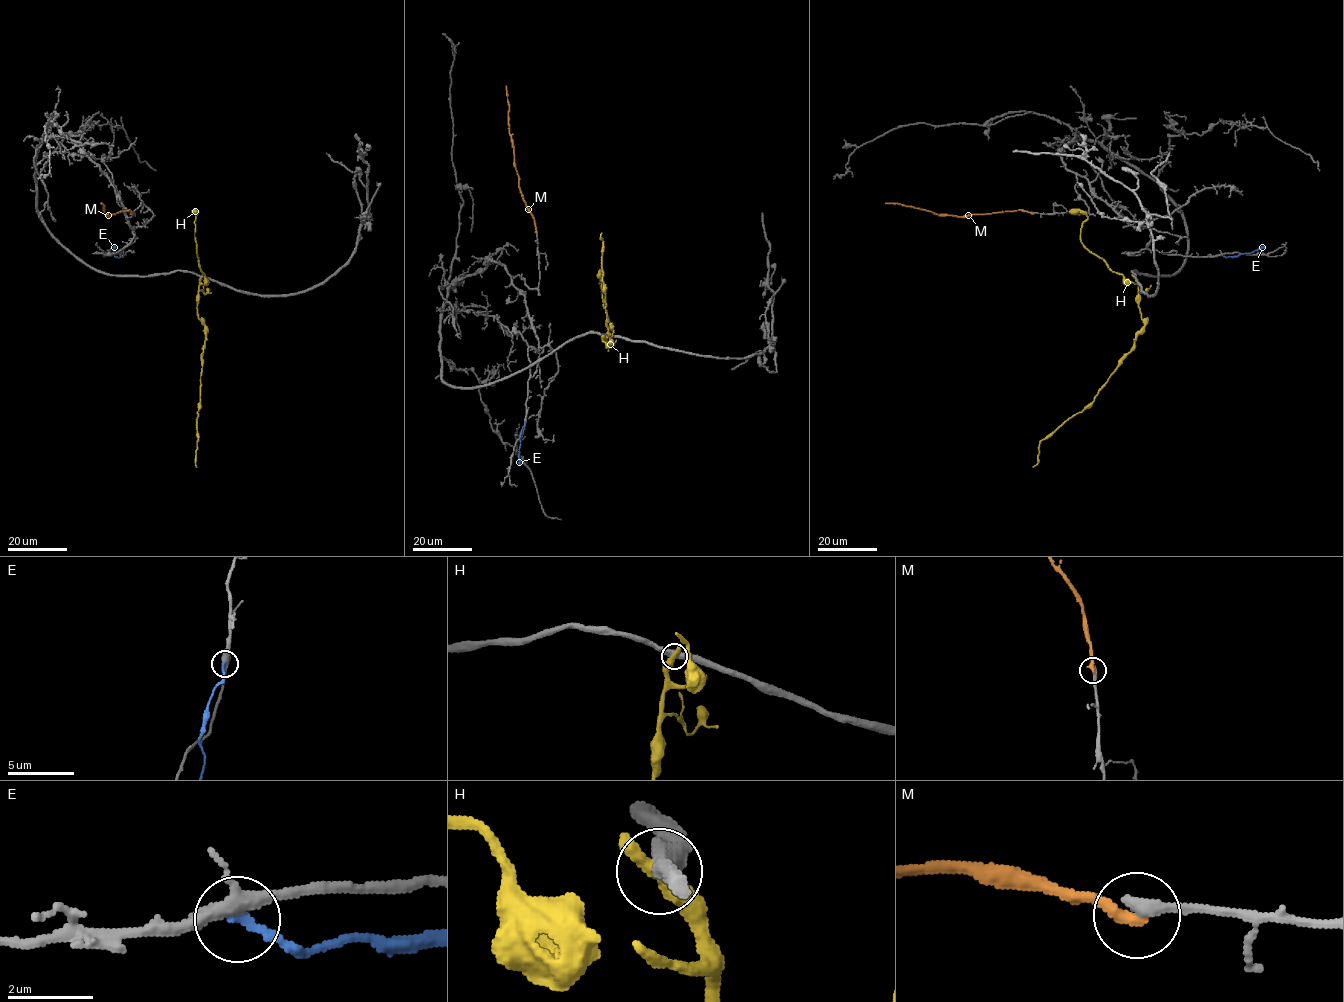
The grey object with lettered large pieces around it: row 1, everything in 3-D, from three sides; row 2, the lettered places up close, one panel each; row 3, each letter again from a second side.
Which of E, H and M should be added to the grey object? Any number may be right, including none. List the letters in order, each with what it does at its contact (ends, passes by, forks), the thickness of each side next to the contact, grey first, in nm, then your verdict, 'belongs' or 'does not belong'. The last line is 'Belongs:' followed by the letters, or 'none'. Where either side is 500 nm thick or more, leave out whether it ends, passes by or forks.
E: it ends | 320/180 nm | does not belong
H: 480/550 nm | does not belong
M: it ends | 320/280 nm | does not belong
Belongs: none

